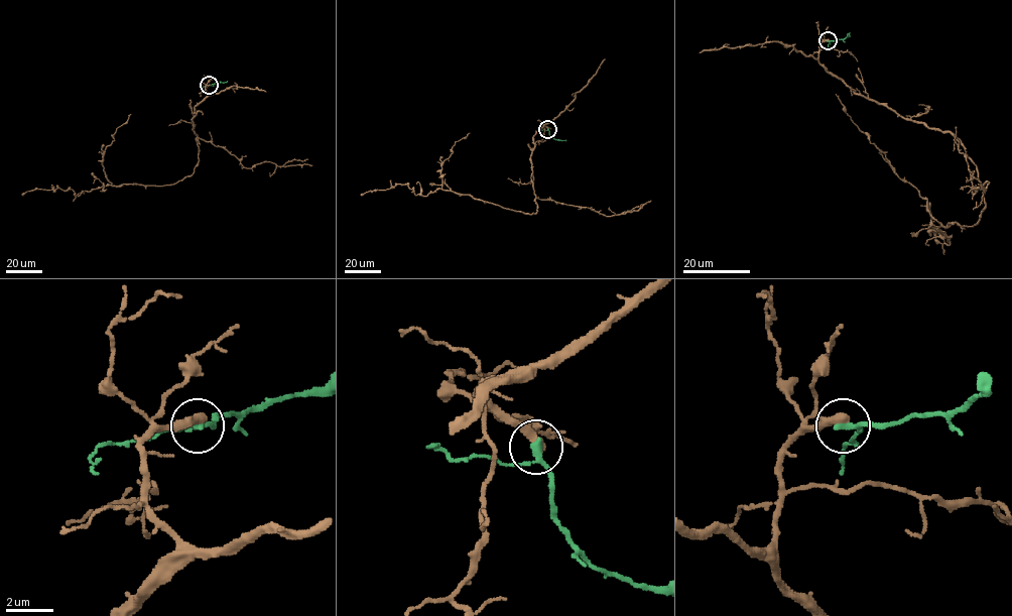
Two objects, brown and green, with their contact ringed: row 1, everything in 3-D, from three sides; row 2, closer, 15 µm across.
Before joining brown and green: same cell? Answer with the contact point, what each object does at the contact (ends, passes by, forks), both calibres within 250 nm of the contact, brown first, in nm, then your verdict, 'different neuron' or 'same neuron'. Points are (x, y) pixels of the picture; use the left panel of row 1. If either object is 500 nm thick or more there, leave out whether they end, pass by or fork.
place (209, 85); brown ends; green passes by; calibres 480 and 240 nm; different neuron

